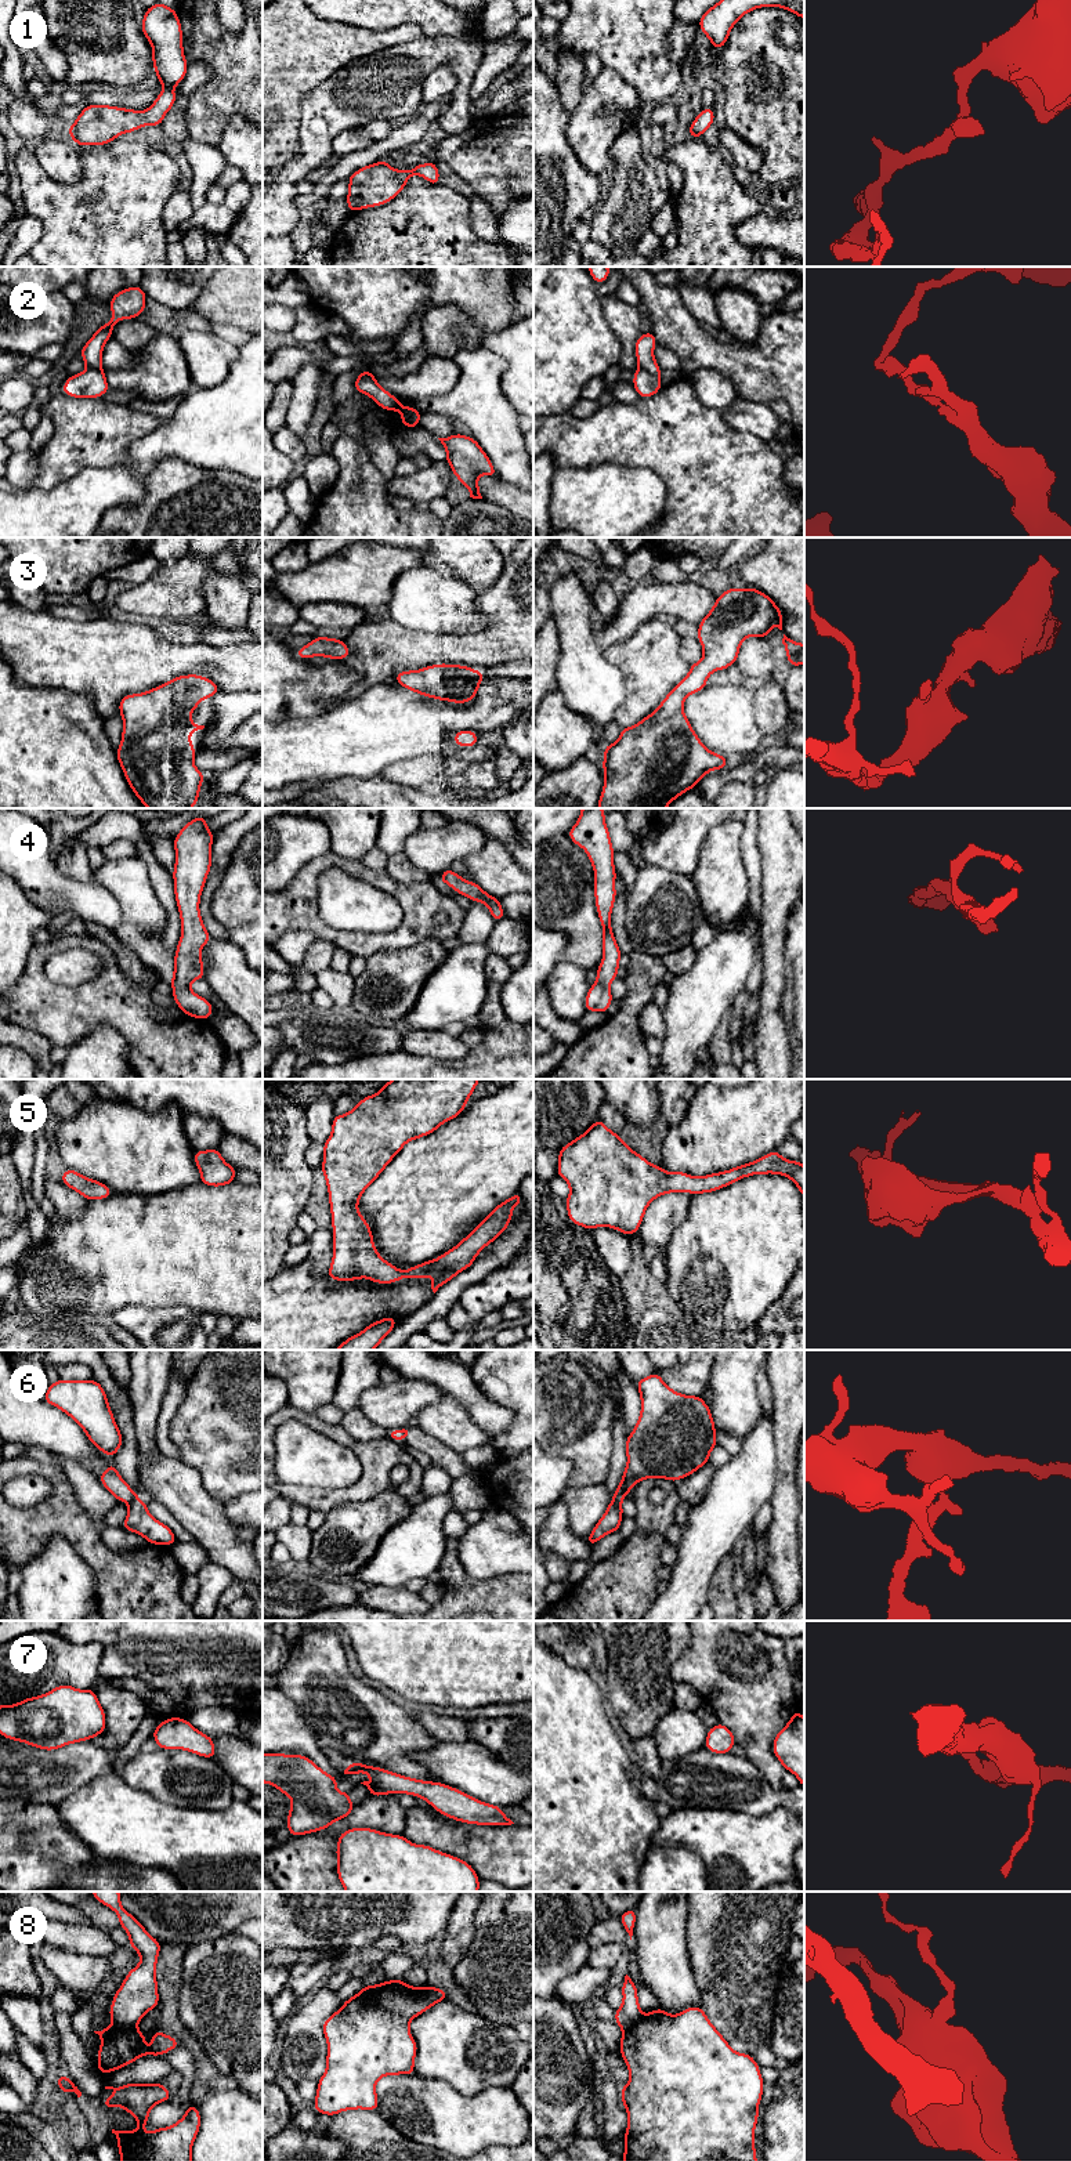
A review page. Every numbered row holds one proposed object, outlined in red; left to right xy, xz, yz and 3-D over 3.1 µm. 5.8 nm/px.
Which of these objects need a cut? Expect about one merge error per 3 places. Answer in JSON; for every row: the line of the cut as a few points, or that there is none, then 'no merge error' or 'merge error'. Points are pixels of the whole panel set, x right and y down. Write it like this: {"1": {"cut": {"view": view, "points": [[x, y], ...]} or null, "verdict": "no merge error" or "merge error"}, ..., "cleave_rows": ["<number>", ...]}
{"1": {"cut": null, "verdict": "no merge error"}, "2": {"cut": {"view": "yz", "points": [[639, 366], [658, 377]]}, "verdict": "merge error"}, "3": {"cut": null, "verdict": "no merge error"}, "4": {"cut": null, "verdict": "no merge error"}, "5": {"cut": null, "verdict": "no merge error"}, "6": {"cut": {"view": "yz", "points": [[614, 1495], [622, 1498]]}, "verdict": "merge error"}, "7": {"cut": null, "verdict": "no merge error"}, "8": {"cut": {"view": "xy", "points": [[114, 2022], [123, 2027], [134, 2027]]}, "verdict": "merge error"}, "cleave_rows": ["2", "6", "8"]}

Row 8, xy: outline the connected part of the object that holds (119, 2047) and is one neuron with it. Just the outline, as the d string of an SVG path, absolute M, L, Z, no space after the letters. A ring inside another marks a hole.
M115 2023L94 2033L101 2038L101 2048L97 2052L99 2063L95 2067L102 2075L131 2064L138 2057L162 2056L181 2046L176 2038L155 2030L152 2049L146 2050L145 2035L137 2027L123 2028Z

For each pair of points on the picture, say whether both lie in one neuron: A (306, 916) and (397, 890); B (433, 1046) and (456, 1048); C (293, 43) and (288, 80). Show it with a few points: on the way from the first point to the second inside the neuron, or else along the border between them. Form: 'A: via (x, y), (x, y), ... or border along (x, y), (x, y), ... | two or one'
A: via (306, 884), (325, 862), (339, 862), (365, 873) | one
B: via (438, 1046), (451, 1048) | one
C: via (288, 53), (288, 71) | one

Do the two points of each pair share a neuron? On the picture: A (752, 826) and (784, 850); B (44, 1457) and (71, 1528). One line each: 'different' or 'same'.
A: different
B: different

